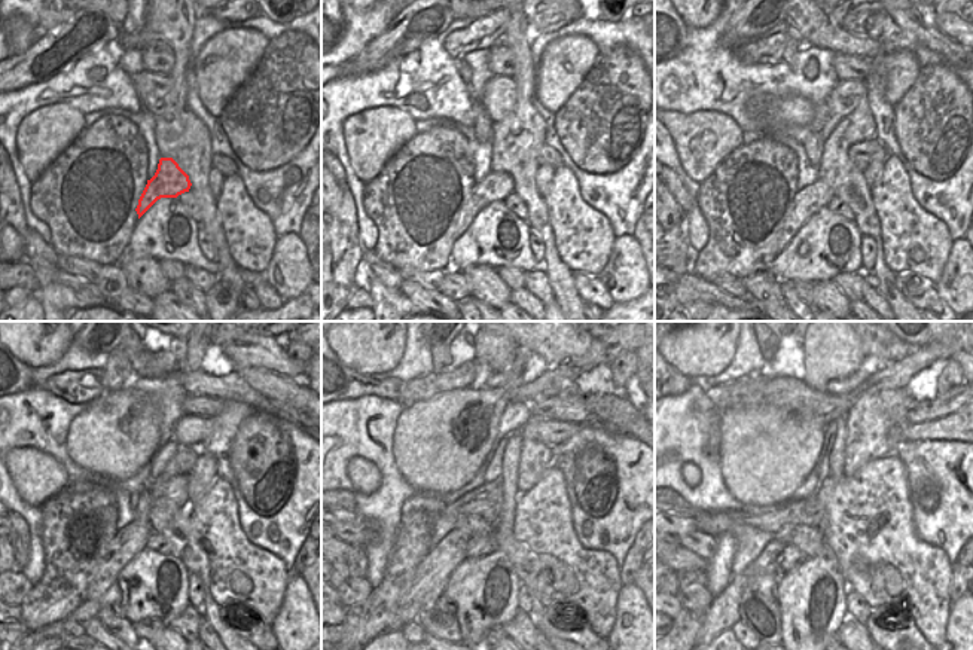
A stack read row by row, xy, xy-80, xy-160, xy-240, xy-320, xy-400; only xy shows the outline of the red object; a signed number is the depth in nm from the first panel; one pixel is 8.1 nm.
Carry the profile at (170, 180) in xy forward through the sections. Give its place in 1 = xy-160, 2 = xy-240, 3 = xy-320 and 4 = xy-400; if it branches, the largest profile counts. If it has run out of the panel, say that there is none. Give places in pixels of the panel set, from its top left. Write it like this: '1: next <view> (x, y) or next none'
1: next xy-160 (810, 200)
2: next xy-240 (128, 542)
3: next xy-320 (432, 574)
4: next xy-400 (723, 613)

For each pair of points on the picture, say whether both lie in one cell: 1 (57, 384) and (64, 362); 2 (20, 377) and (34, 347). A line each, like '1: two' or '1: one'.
1: two
2: two

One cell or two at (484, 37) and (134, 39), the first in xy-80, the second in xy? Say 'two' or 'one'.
one

